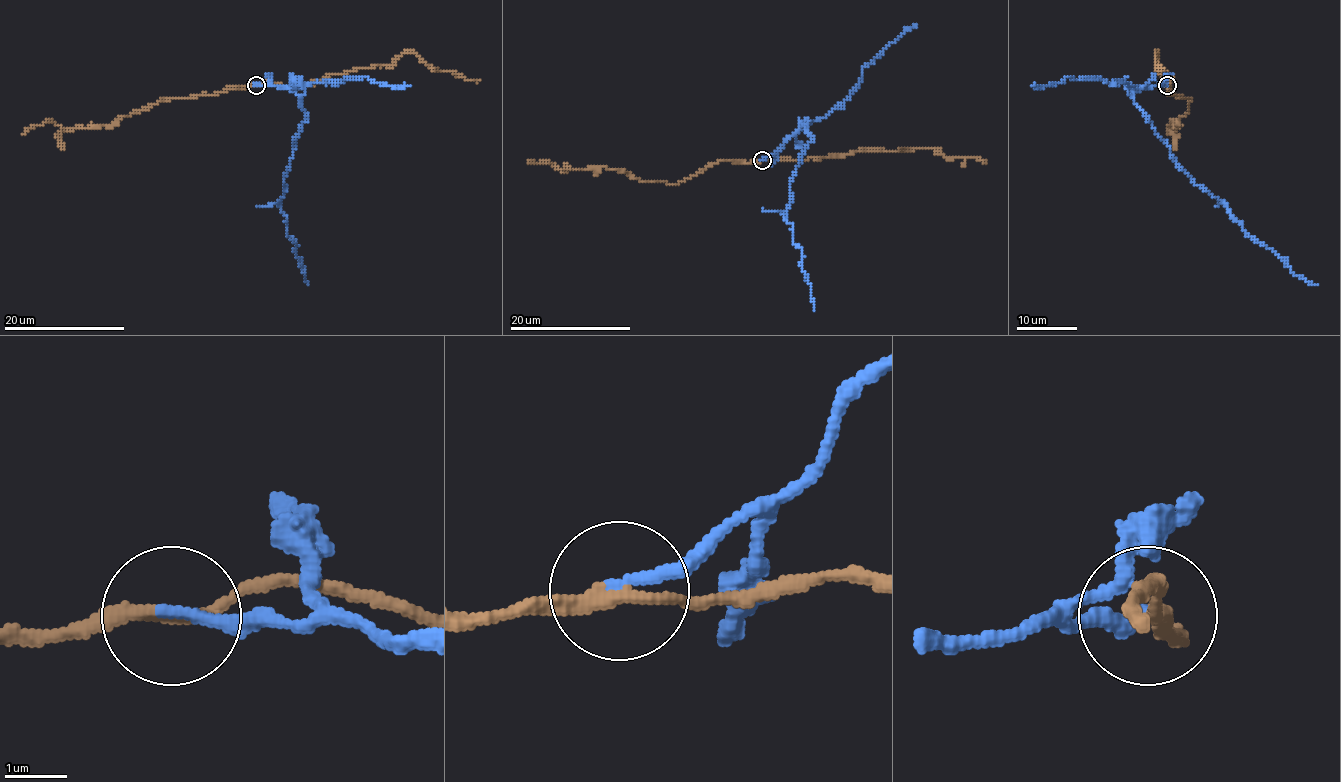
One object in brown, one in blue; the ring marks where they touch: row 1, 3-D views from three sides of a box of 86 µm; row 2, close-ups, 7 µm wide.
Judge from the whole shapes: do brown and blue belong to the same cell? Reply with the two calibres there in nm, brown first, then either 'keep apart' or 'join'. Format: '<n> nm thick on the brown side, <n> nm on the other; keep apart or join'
240 nm thick on the brown side, 200 nm on the other; keep apart

